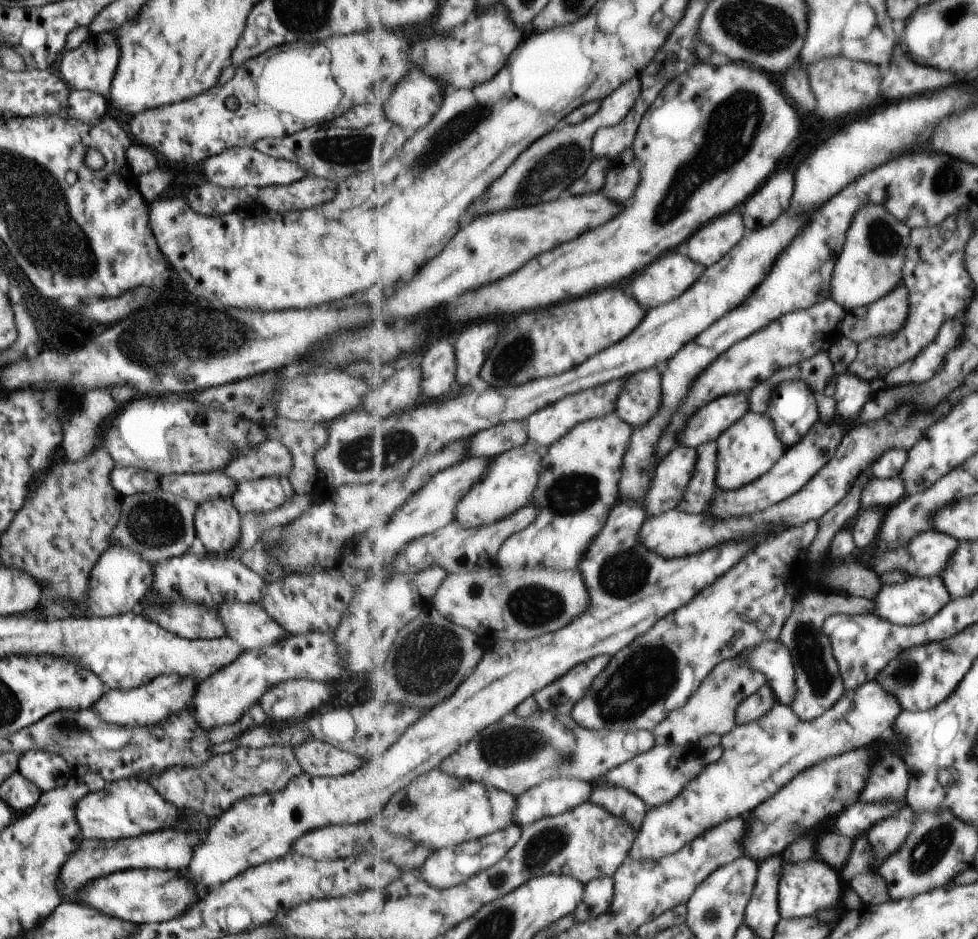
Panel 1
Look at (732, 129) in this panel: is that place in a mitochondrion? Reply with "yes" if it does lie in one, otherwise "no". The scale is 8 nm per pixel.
yes

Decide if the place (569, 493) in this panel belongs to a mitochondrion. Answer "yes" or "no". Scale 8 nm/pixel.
yes

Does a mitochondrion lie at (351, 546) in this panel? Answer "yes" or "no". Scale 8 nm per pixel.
no

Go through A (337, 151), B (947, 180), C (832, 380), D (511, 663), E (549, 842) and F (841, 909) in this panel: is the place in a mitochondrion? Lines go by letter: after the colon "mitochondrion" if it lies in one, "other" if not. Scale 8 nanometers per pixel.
A: mitochondrion
B: mitochondrion
C: other
D: other
E: mitochondrion
F: other

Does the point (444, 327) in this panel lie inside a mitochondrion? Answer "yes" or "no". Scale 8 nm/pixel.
no

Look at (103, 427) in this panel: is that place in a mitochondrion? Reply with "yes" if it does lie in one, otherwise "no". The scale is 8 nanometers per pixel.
no

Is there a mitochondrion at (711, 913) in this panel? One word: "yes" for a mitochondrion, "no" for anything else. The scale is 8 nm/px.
yes

